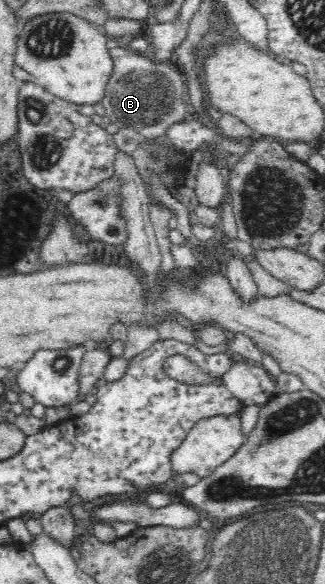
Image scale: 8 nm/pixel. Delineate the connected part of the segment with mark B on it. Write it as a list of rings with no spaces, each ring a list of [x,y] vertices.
[[[110,42],[109,53],[113,68],[101,99],[106,108],[105,116],[120,129],[131,128],[138,135],[143,135],[143,139],[159,140],[169,123],[184,119],[188,112],[183,98],[186,85],[183,84],[176,66],[157,62],[151,55],[136,55],[136,51],[129,47],[119,47],[113,42]]]

